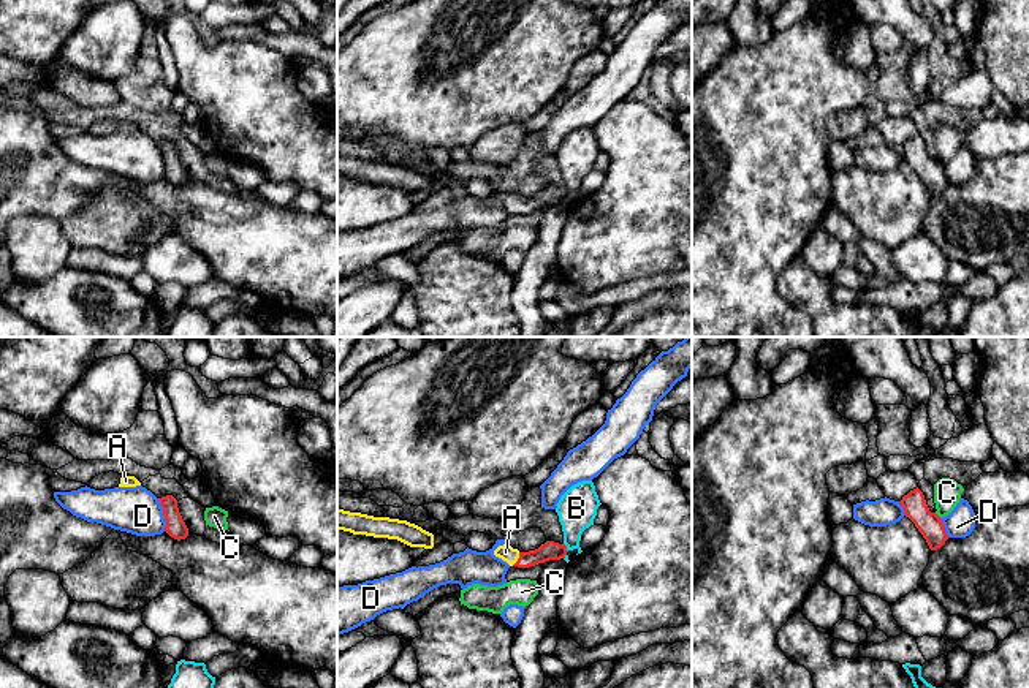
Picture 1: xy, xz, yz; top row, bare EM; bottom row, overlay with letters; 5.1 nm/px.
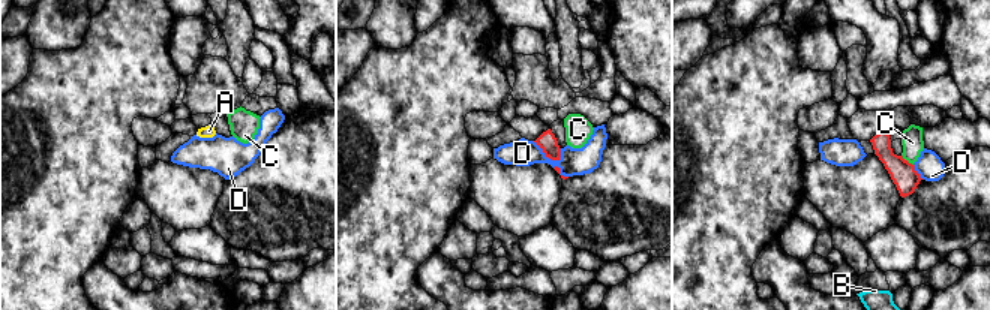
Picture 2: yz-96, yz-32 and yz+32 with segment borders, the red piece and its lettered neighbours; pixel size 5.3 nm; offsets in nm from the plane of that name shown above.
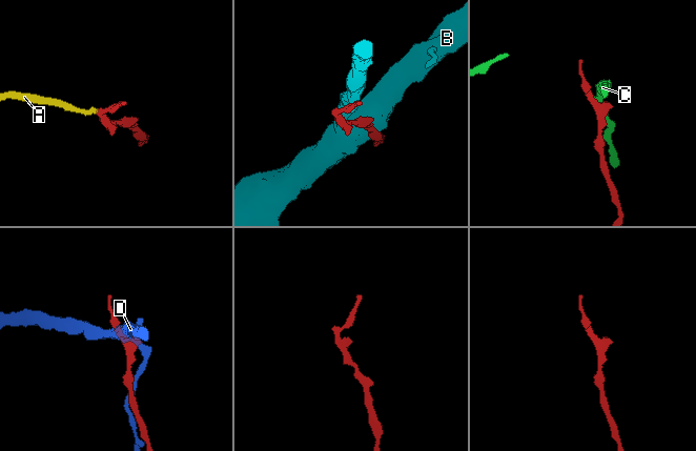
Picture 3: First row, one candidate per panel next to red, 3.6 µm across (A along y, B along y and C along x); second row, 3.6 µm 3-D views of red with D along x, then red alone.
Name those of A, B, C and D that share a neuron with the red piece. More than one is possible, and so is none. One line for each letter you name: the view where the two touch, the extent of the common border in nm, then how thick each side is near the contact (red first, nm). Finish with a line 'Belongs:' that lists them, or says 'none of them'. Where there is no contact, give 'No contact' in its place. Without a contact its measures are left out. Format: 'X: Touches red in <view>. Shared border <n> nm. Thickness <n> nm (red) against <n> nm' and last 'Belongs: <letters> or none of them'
A: Touches red in xz. Shared border 80 nm. Thickness 100 nm (red) against 80 nm
Belongs: A

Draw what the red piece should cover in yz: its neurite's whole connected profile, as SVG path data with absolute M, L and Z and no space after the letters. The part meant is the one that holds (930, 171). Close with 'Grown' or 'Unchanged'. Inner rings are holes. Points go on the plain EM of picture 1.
M918 133L904 141L899 150L904 153L906 163L909 163L923 180L931 196L937 196L945 190L950 182L940 163L929 157L925 141Z. Unchanged

